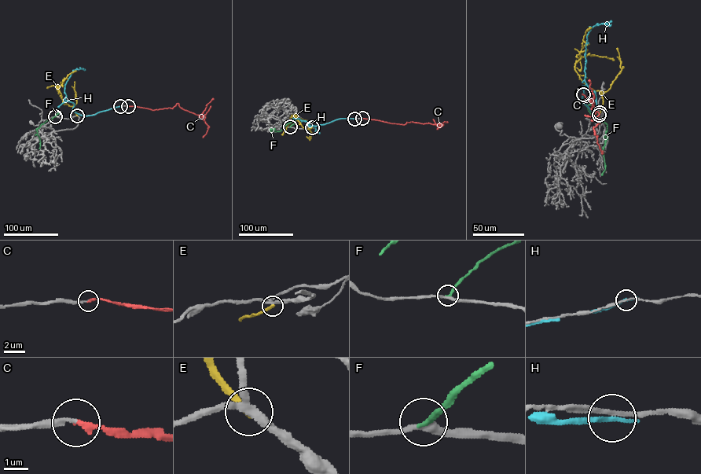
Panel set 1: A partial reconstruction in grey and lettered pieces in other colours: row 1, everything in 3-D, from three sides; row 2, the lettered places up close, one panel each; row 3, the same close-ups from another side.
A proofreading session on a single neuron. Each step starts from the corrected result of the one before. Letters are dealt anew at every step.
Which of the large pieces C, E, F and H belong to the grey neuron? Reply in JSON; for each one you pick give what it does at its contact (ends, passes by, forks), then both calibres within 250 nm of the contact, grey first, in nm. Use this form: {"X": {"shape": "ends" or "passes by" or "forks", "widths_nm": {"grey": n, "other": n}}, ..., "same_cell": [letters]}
{"C": {"shape": "ends", "widths_nm": {"grey": 190, "other": 240}}, "F": {"shape": "ends", "widths_nm": {"grey": 260, "other": 260}}, "same_cell": ["C", "F"]}

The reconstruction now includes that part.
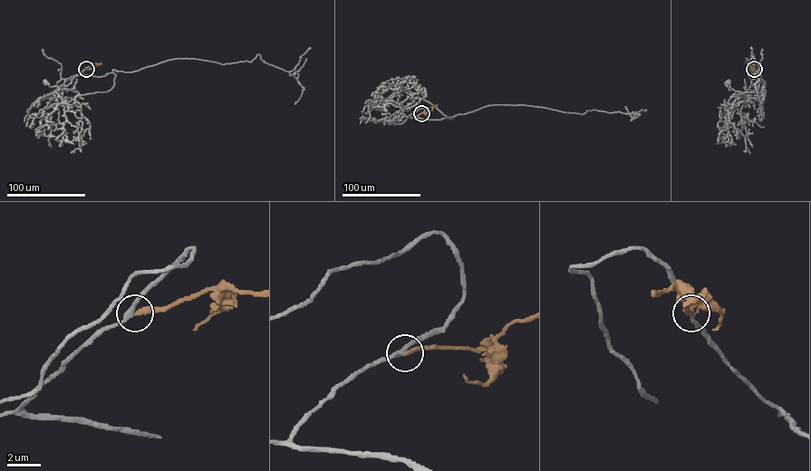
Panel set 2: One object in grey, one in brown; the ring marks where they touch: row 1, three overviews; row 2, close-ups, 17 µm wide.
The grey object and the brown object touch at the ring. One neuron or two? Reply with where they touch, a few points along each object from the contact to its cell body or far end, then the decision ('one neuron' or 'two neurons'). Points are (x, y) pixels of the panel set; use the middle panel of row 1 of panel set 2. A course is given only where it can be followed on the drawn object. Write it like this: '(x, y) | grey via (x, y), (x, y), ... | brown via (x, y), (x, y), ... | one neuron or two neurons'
(421, 113) | grey via (421, 113), (417, 118), (451, 117), (425, 100), (414, 100), (406, 92), (395, 91), (384, 84), (381, 87) | brown via (421, 113), (430, 111), (436, 105) | two neurons

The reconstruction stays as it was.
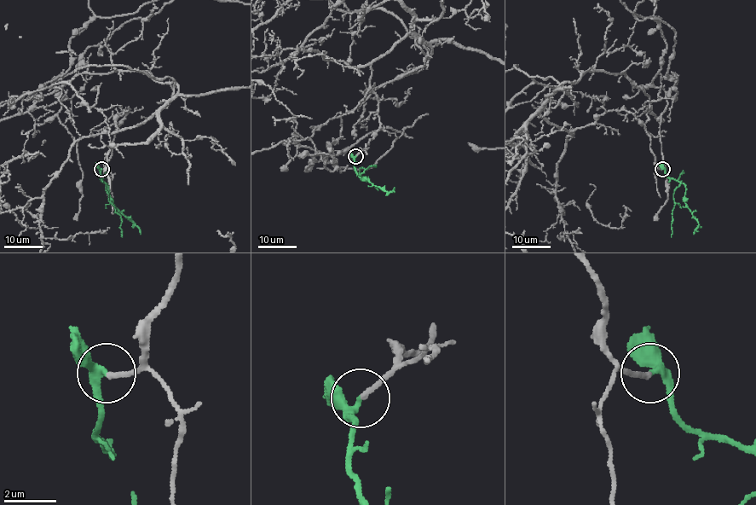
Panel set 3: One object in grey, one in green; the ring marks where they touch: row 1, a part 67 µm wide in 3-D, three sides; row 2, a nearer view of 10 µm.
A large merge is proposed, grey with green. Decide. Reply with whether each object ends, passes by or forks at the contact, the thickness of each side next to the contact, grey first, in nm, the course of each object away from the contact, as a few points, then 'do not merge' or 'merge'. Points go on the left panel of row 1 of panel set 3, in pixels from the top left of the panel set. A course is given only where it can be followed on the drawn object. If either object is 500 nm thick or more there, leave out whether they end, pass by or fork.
grey ends; green passes by; calibres 200 and 240 nm; course green (101, 169), (100, 177), (107, 186), (109, 200), (139, 229), (141, 234); merge

